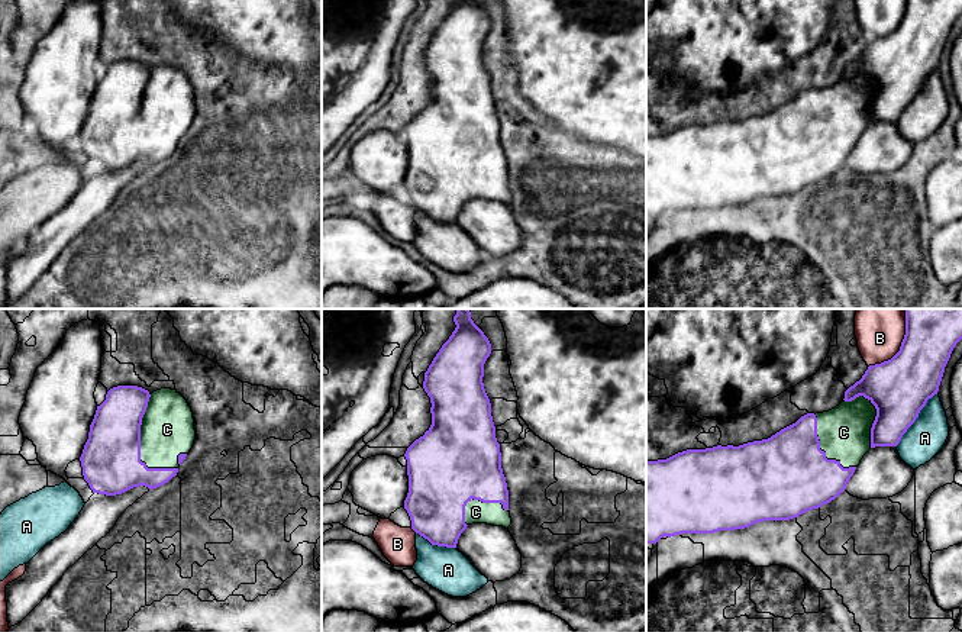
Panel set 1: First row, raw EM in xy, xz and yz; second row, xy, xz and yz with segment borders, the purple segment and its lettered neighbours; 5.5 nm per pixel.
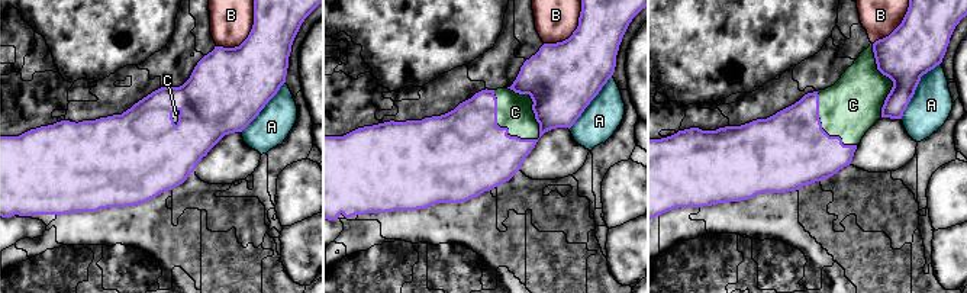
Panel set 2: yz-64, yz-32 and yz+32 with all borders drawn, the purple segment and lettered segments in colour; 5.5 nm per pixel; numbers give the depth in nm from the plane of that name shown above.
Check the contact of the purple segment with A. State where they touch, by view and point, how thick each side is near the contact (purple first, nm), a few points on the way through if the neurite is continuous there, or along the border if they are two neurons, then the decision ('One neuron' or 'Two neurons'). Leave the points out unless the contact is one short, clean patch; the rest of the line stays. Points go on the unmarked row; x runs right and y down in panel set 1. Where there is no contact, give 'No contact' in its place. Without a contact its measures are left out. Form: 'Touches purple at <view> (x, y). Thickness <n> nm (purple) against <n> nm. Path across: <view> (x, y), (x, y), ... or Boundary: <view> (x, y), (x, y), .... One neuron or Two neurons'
Touches purple at yz (916, 93). Thickness 340 nm (purple) against 220 nm. Two neurons

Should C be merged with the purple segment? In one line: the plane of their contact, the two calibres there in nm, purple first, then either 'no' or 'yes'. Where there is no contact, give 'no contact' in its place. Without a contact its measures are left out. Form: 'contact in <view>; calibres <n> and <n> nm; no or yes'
contact in xy; calibres 320 and 300 nm; yes

